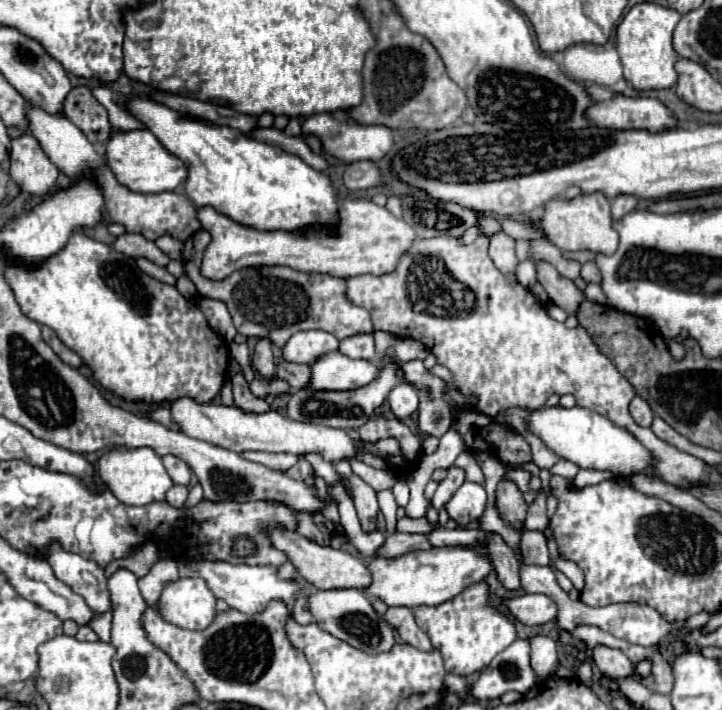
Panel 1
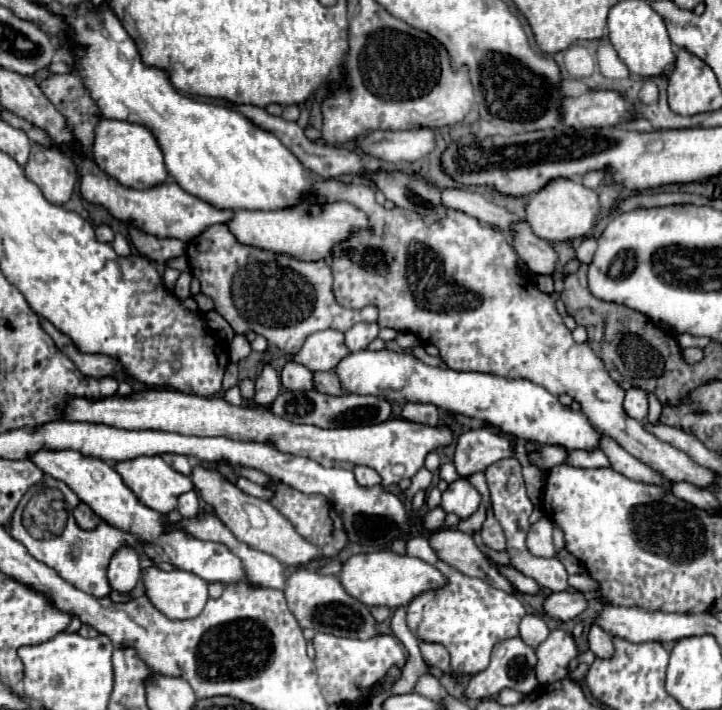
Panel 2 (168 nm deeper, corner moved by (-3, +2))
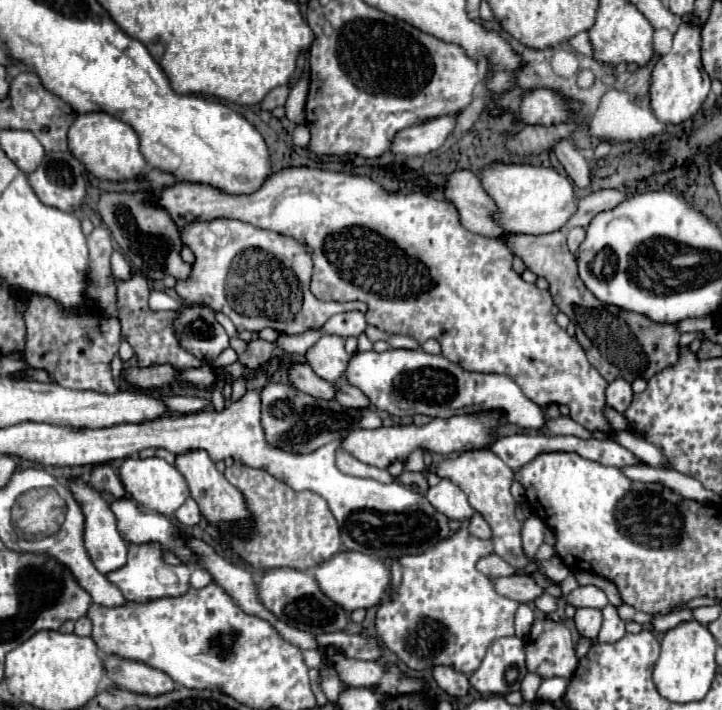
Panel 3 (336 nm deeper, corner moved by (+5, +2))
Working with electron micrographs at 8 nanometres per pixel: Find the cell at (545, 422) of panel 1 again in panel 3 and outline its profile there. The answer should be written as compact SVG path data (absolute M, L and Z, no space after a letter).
M423 349L355 353L349 361L345 377L351 385L361 389L379 411L387 411L397 417L423 413L447 419L453 415L471 415L473 411L505 411L505 423L537 431L545 427L545 407L525 397L521 387L517 387L517 383L513 383L507 375L471 373L443 355L429 355Z

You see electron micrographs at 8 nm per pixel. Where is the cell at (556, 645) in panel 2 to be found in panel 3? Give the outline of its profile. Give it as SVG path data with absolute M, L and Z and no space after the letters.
M543 619L535 621L527 637L527 671L539 677L569 679L577 669L575 645L563 623Z

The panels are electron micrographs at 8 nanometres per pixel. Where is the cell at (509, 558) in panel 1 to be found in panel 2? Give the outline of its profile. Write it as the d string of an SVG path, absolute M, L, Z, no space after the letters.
M489 511L487 519L483 523L481 537L483 537L483 543L489 545L491 549L495 549L495 551L503 551L505 549L505 533L503 533L501 525L497 523L497 519L493 517L493 511Z

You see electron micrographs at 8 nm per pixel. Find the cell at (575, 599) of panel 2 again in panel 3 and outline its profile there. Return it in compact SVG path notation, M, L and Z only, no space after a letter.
M593 585L587 587L577 587L575 591L571 591L569 595L565 595L565 603L577 607L593 607L593 609L603 609L609 601L605 597L605 593Z

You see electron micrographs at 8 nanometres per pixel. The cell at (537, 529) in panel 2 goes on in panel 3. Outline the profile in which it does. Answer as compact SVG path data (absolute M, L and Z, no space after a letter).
M529 515L523 523L521 529L521 537L523 537L523 551L529 559L535 557L539 545L545 541L545 523L543 519L539 519L537 515Z

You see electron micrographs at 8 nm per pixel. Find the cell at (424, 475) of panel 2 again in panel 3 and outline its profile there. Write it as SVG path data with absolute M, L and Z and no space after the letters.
M417 449L409 455L407 459L407 465L403 465L403 471L409 471L409 473L423 473L425 471L425 465L423 465L423 451Z

